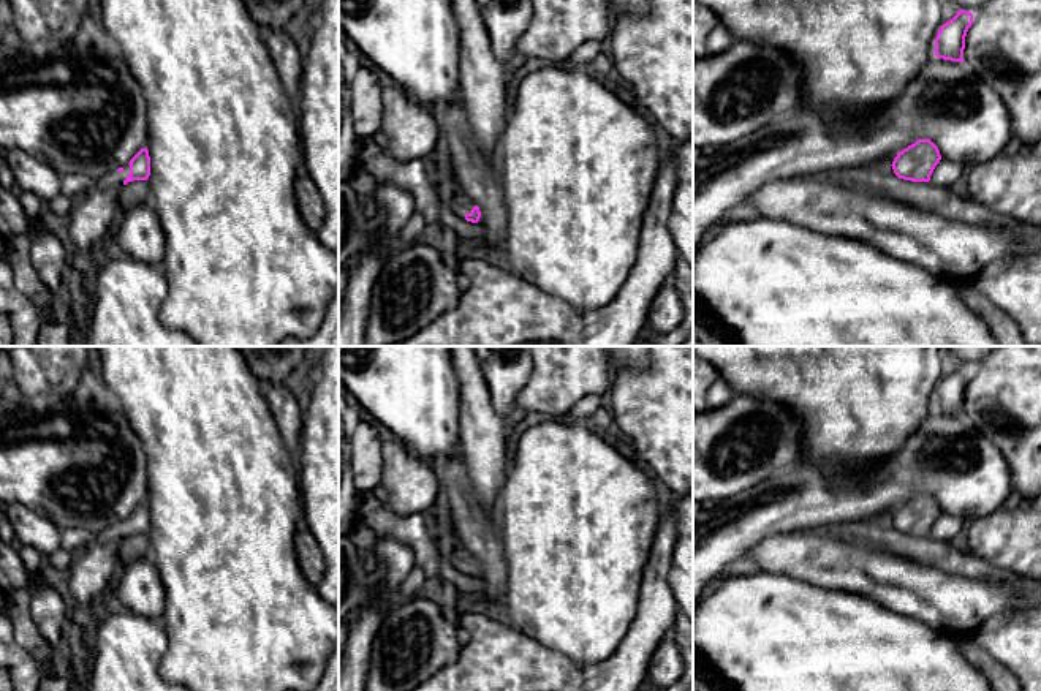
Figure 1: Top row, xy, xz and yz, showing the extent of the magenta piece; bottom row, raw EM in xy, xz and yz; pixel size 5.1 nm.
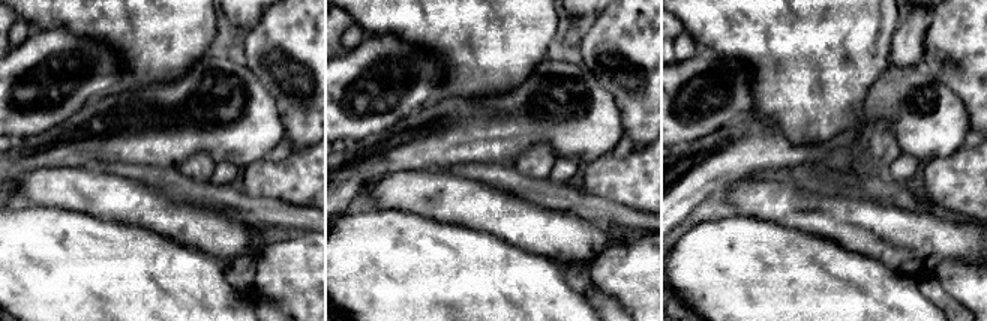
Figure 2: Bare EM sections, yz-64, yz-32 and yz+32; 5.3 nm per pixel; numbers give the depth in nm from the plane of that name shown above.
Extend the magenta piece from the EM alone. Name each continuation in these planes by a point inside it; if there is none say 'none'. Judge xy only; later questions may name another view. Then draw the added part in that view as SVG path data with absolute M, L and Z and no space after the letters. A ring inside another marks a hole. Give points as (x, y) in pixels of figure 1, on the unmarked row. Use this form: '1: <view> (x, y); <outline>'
1: xy (90, 581); M130 519L123 525L108 527L95 534L84 555L70 568L68 588L76 604L76 615L92 614L109 595L119 572L119 546L130 528Z

